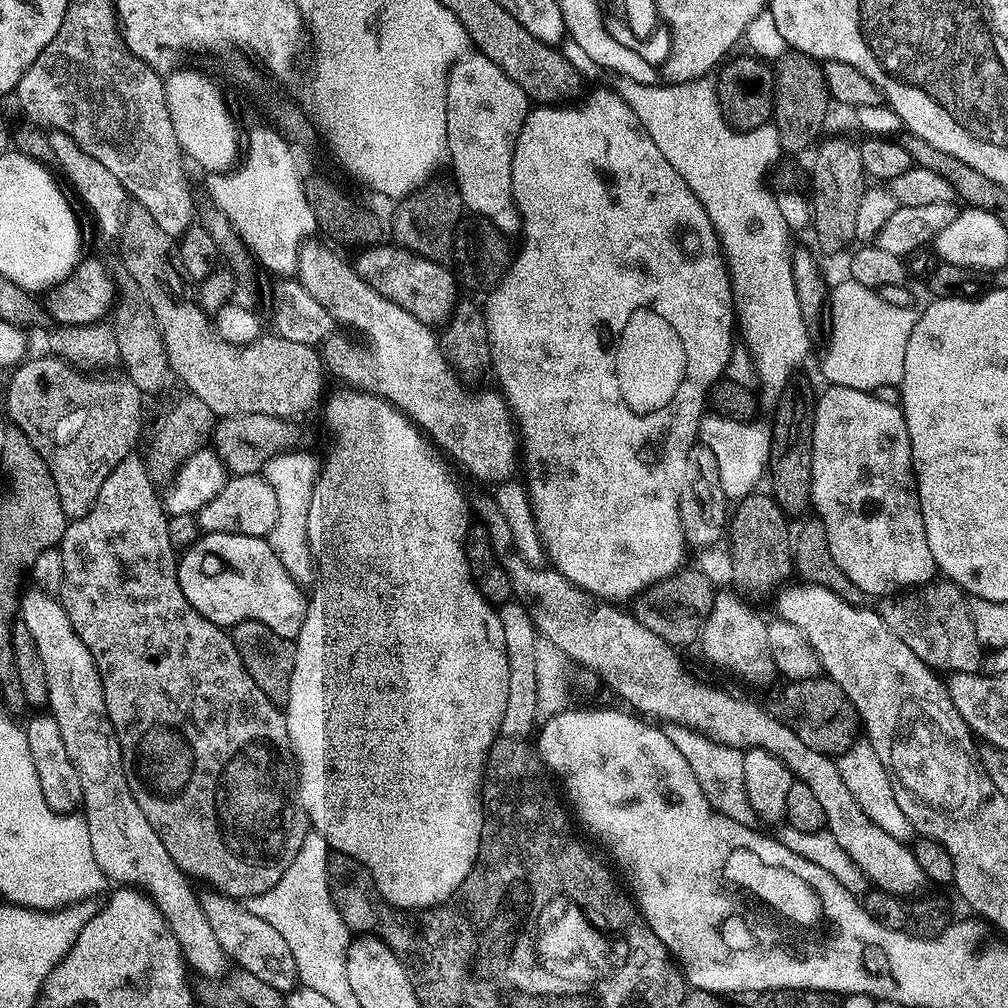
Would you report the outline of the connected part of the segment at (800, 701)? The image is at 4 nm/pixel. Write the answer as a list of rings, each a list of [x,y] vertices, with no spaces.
[[[817,674],[805,680],[785,683],[783,686],[785,688],[776,700],[774,715],[802,742],[806,742],[810,750],[818,750],[822,754],[836,758],[852,747],[858,736],[856,708],[833,680],[829,680],[823,674]]]

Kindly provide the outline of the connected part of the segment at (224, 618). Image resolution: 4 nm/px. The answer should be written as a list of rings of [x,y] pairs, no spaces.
[[[233,532],[201,535],[179,553],[176,573],[186,602],[219,628],[231,630],[243,620],[253,620],[270,626],[274,634],[282,634],[282,638],[291,641],[302,630],[309,597],[305,589],[286,574],[286,566],[278,562],[267,539]]]

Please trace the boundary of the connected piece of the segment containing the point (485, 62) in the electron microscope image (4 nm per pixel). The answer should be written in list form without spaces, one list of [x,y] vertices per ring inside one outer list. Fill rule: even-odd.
[[[475,50],[465,51],[463,55],[452,61],[448,69],[446,82],[446,149],[447,159],[452,159],[451,175],[456,181],[458,190],[462,194],[462,202],[469,213],[485,216],[487,220],[503,221],[503,216],[512,216],[514,205],[512,202],[512,163],[514,162],[514,146],[516,135],[522,130],[530,111],[530,101],[527,94],[490,58],[486,58]]]

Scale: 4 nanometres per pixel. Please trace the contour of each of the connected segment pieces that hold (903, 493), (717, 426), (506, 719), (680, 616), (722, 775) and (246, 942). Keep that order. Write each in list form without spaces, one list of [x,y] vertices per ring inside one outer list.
[[[837,384],[825,389],[816,401],[811,507],[828,527],[834,562],[868,598],[883,598],[933,583],[938,569],[934,554],[930,554],[930,542],[926,542],[903,407],[879,400],[872,392]]]
[[[719,414],[705,415],[702,424],[706,429],[702,436],[702,444],[710,450],[710,454],[714,454],[724,499],[735,502],[757,491],[761,487],[760,479],[765,479],[768,471],[768,461],[772,459],[772,437],[769,429],[759,428],[759,423],[756,422],[743,424]]]
[[[509,602],[503,605],[500,621],[502,634],[506,637],[506,662],[510,662],[510,698],[506,698],[506,714],[502,714],[500,736],[527,741],[537,731],[540,716],[536,647],[542,637],[537,632],[530,614],[526,614],[524,607],[518,603]]]
[[[681,567],[673,576],[667,576],[656,584],[651,584],[630,604],[630,613],[635,620],[642,622],[646,630],[654,630],[658,638],[673,646],[695,645],[700,635],[700,627],[704,625],[704,619],[712,608],[714,587],[712,588],[711,582],[708,581],[707,574],[688,567]]]
[[[668,722],[663,725],[663,729],[666,738],[674,742],[682,758],[690,762],[690,770],[694,770],[694,778],[698,778],[698,786],[702,786],[702,794],[706,794],[706,802],[710,802],[712,811],[721,812],[723,816],[734,822],[742,822],[749,826],[755,825],[758,817],[754,806],[750,806],[750,798],[746,794],[746,778],[742,774],[744,752],[726,744],[719,744],[717,740],[696,732],[686,724]]]
[[[204,890],[199,893],[202,914],[206,914],[206,922],[210,922],[222,950],[226,950],[229,961],[236,964],[240,970],[254,974],[254,978],[262,978],[274,990],[285,994],[292,991],[297,979],[294,966],[294,954],[290,954],[290,946],[286,946],[286,938],[270,926],[258,914],[250,914],[247,903],[241,902],[235,896],[225,896],[223,892]]]

